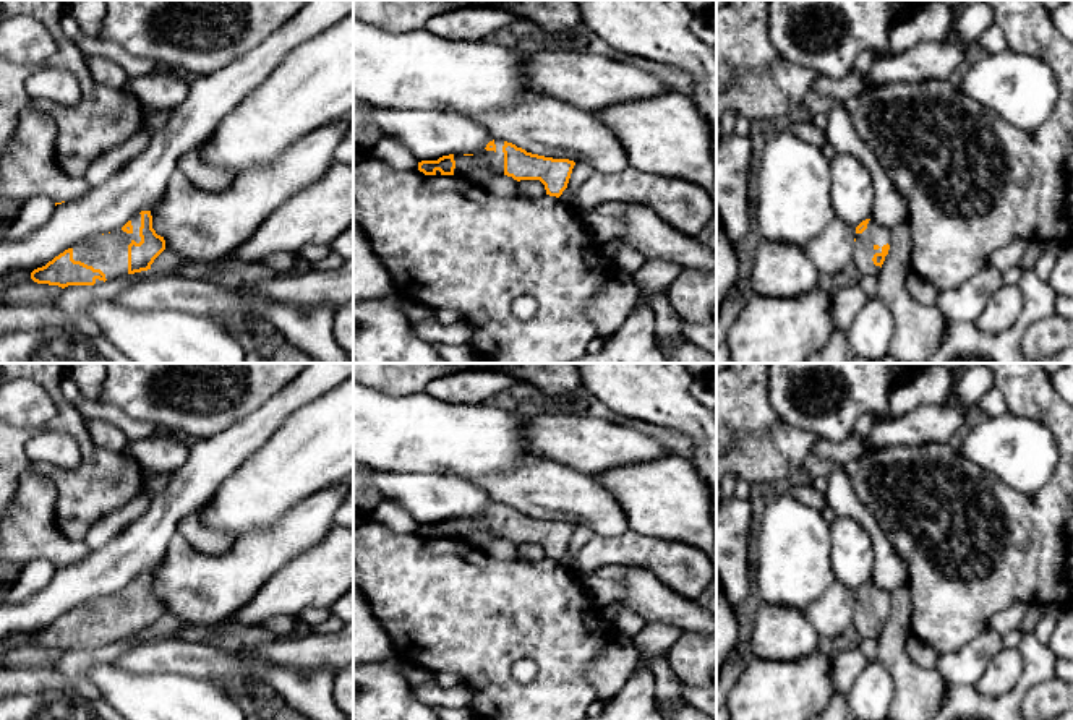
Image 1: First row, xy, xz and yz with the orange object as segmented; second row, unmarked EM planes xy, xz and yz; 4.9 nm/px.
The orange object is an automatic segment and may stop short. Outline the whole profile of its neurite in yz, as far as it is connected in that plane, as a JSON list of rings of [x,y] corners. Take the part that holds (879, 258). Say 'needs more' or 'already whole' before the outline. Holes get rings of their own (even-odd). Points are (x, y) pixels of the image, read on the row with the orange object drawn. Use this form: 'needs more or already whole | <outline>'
needs more | [[[866,219],[856,227],[853,243],[853,276],[872,274],[878,271],[890,250],[890,229],[877,224],[874,219]]]

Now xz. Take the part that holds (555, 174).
needs more | [[[493,139],[480,154],[449,154],[438,161],[421,161],[418,170],[425,175],[436,175],[439,170],[441,175],[465,177],[477,165],[488,165],[517,182],[540,180],[546,195],[559,198],[567,188],[575,162],[532,154],[512,143]]]

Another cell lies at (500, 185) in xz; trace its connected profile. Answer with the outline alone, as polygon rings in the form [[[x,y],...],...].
[[[494,174],[488,182],[481,183],[480,188],[494,196],[504,196],[504,198],[519,195],[517,180],[504,174]]]

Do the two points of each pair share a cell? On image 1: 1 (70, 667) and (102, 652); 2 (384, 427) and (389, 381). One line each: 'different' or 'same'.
1: same
2: different

